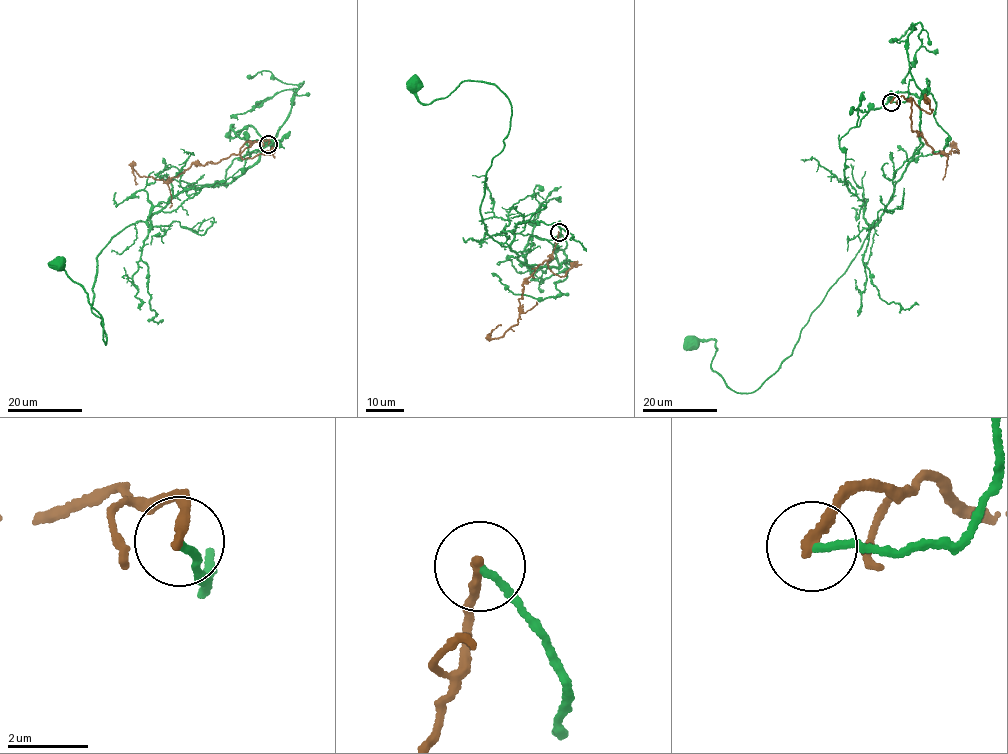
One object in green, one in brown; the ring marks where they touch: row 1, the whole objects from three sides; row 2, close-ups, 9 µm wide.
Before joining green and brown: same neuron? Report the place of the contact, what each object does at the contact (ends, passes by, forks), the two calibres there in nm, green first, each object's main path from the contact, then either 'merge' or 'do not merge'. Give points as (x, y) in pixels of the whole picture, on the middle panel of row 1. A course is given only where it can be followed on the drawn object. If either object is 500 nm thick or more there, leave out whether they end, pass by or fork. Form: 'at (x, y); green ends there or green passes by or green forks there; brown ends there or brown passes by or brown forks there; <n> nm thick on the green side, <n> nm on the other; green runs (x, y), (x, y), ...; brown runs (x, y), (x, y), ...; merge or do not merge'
at (559, 232); green ends there; brown ends there; 170 nm thick on the green side, 260 nm on the other; green runs (558, 232), (558, 268), (487, 233), (505, 93), (465, 81), (421, 103), (414, 85); brown runs (558, 232), (552, 256), (538, 266), (523, 285), (518, 323), (501, 337), (491, 338), (492, 330), (500, 324); do not merge

